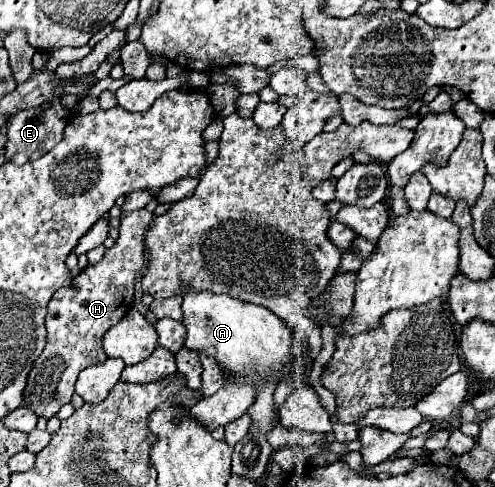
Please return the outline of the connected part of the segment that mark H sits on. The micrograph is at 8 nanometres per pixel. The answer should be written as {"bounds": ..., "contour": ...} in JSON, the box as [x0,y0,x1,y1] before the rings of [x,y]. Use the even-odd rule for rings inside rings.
{"bounds":[23,208,155,416],"contour":[[[145,208],[121,214],[121,228],[115,246],[105,252],[99,264],[87,266],[79,276],[75,276],[75,288],[61,288],[51,298],[45,322],[47,344],[43,354],[35,360],[23,390],[23,406],[33,410],[37,416],[55,416],[59,408],[71,400],[79,372],[107,360],[101,340],[103,334],[131,310],[133,284],[143,266],[143,240],[153,218],[155,214]]]}

